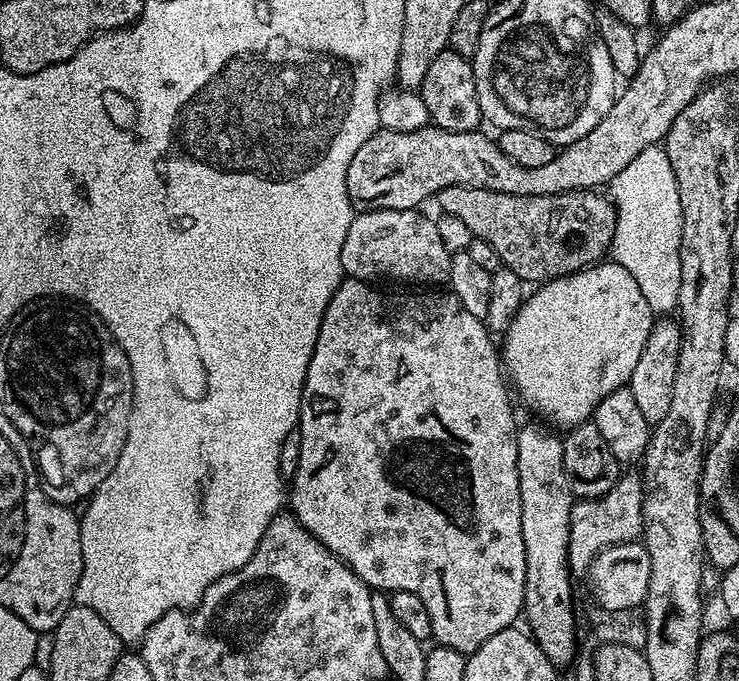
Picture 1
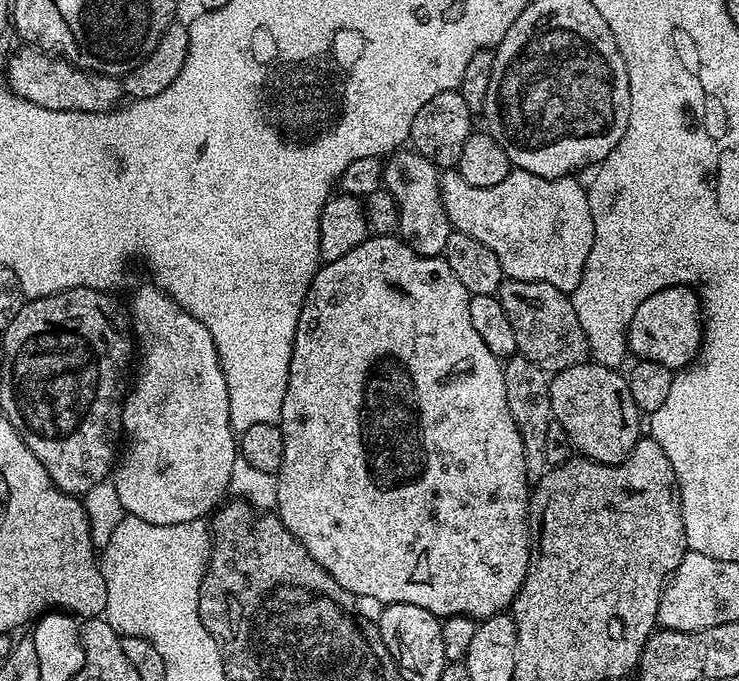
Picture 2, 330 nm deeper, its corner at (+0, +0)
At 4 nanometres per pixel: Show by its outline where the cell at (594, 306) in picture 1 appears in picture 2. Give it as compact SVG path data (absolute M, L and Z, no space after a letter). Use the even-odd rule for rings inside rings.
M667 288L650 294L650 298L634 310L626 335L633 357L658 362L673 370L688 367L700 355L700 341L704 338L700 297L690 288Z

